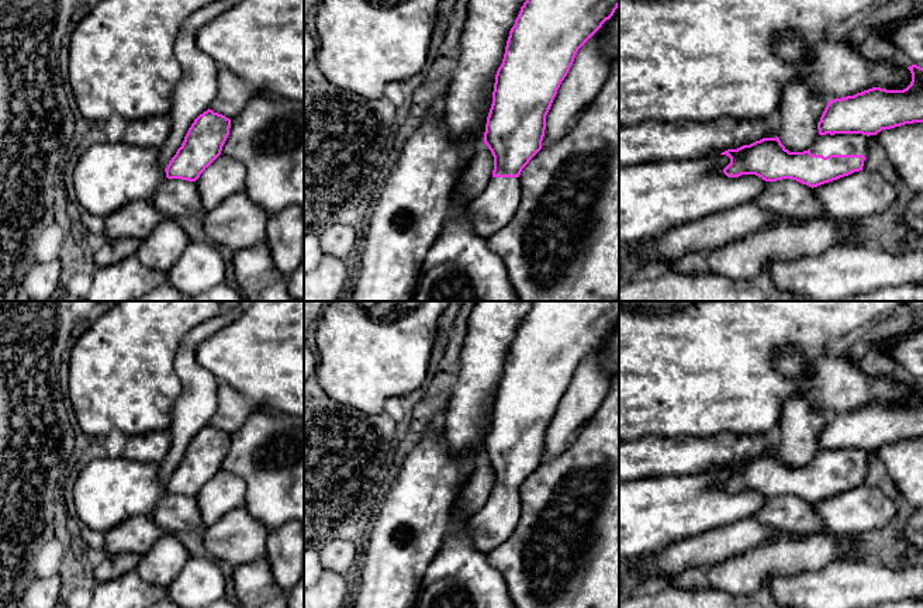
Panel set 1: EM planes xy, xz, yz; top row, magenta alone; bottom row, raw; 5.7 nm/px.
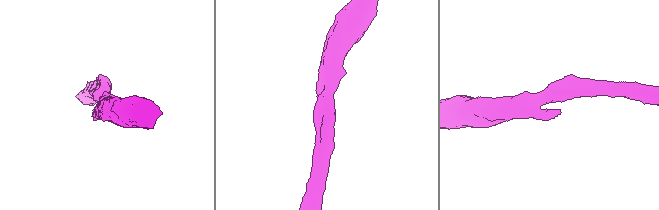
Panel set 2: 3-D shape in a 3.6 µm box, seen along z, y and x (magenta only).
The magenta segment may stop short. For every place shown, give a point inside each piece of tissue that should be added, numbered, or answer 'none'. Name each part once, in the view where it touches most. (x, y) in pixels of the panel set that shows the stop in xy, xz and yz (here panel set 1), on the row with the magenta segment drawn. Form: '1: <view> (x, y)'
1: yz (839, 144)

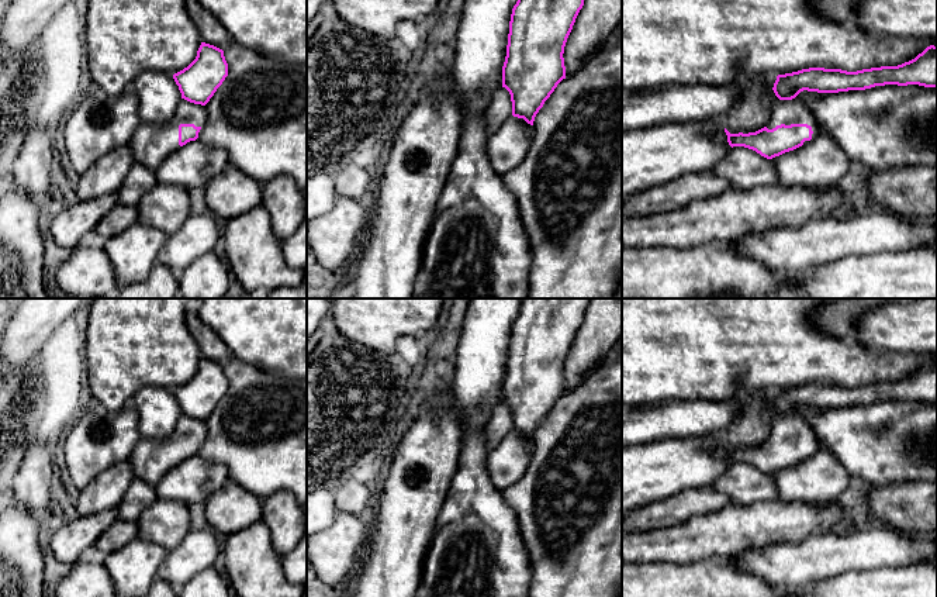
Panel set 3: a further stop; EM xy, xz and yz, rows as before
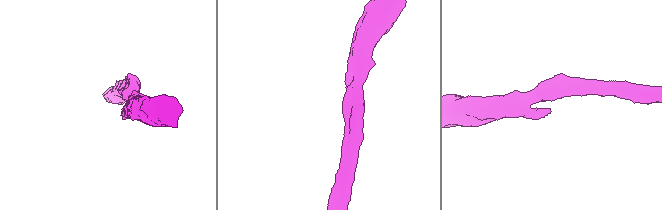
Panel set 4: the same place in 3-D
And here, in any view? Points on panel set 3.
1: yz (782, 111)

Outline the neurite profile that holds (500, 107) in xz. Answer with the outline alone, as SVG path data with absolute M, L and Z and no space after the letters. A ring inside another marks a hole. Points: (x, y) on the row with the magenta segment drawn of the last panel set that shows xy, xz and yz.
M501 86L492 92L490 103L484 111L485 131L490 135L497 132L509 115L512 115L511 94Z

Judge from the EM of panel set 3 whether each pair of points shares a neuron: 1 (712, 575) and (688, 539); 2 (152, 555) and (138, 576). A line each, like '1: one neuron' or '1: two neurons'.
1: two neurons
2: one neuron

